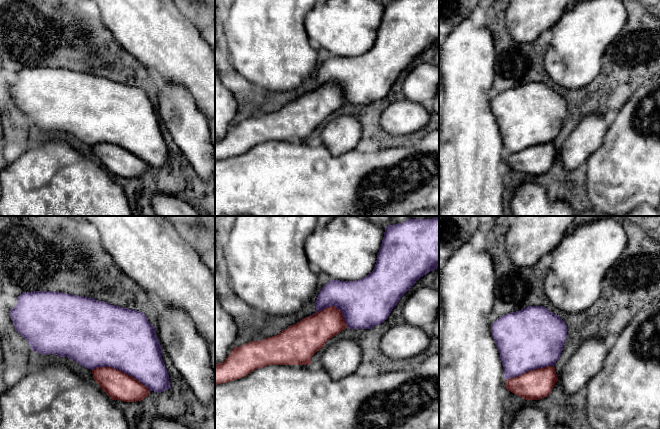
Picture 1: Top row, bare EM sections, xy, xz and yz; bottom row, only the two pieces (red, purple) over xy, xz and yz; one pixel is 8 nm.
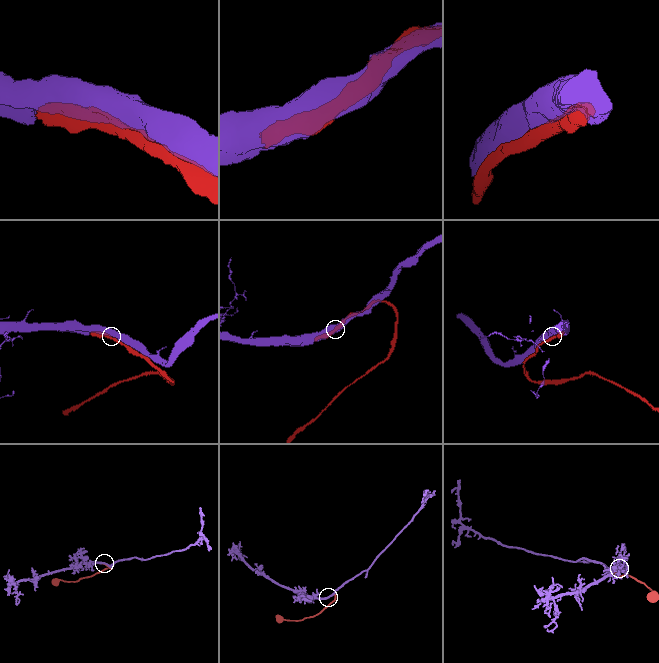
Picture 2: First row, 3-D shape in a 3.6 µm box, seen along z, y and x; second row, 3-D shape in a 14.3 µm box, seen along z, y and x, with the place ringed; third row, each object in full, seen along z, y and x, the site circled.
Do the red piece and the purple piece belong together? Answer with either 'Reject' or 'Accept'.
Accept

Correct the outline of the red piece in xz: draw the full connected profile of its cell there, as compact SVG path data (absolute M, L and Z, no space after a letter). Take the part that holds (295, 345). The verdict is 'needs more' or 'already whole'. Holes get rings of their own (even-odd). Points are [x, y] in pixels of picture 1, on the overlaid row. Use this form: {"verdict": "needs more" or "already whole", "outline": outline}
{"verdict": "needs more", "outline": "M439 217L432 219L411 219L403 223L385 226L384 237L373 271L366 277L356 281L330 280L319 292L316 299L316 311L282 330L278 335L261 341L252 341L234 347L226 360L215 364L215 385L227 383L245 377L252 371L267 365L307 365L311 357L325 343L346 328L371 329L383 323L397 305L400 298L425 274L439 266Z"}

